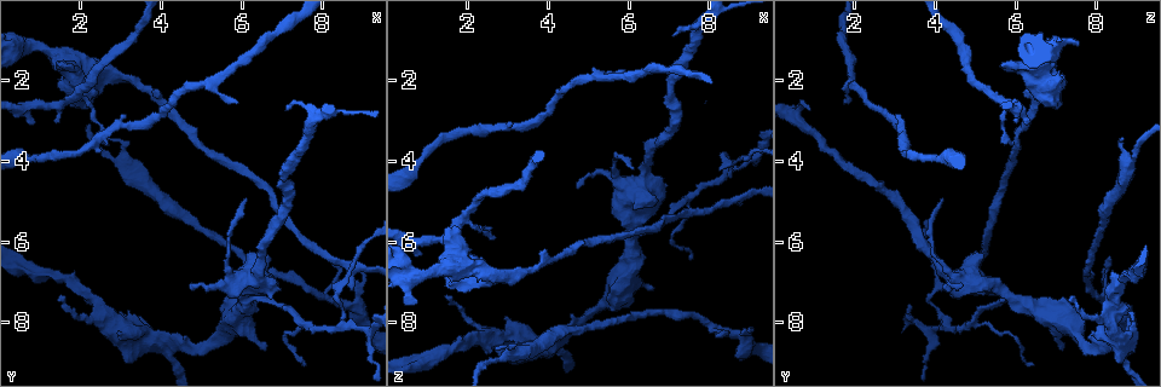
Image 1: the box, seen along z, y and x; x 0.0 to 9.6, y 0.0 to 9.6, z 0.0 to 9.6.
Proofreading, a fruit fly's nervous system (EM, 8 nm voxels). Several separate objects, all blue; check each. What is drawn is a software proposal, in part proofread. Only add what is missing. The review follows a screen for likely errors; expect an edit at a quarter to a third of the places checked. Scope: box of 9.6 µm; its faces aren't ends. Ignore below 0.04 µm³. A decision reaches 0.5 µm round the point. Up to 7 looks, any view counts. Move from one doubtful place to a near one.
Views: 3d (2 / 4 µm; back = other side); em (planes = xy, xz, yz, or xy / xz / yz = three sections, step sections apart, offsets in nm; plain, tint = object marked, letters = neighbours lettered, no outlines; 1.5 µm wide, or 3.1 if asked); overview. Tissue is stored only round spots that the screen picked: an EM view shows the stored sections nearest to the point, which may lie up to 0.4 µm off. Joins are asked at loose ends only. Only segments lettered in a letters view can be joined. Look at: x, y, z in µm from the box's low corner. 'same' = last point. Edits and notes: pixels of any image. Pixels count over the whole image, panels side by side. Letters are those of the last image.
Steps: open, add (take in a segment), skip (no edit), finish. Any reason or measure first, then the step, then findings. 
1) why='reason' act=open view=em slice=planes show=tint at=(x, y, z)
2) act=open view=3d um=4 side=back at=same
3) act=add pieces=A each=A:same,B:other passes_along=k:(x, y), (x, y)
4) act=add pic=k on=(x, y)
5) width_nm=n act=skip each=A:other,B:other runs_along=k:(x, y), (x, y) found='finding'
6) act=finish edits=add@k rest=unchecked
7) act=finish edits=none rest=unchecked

act=open view=3d um=2 at=(1.45, 7.40, 7.30)

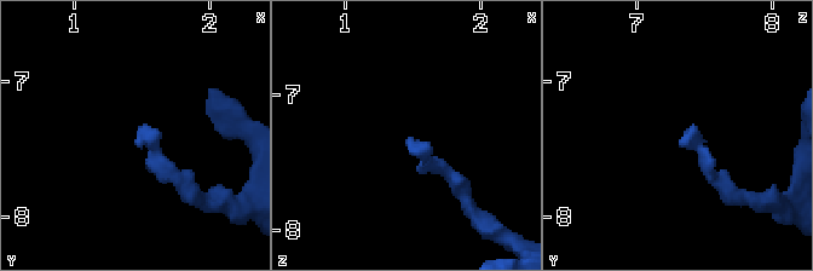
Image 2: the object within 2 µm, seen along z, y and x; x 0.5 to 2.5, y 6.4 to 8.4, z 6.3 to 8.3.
act=open view=em slice=xz step=8 show=tint at=(1.46, 7.46, 7.32)

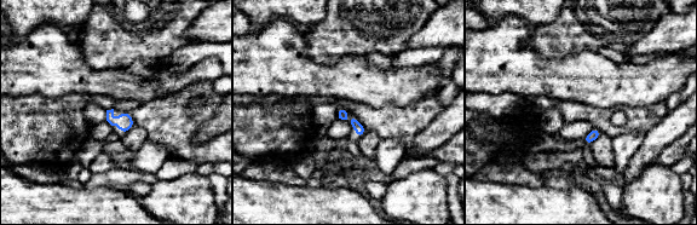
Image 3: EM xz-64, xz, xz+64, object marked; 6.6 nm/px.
why='cut it another way' act=open view=em slice=planes show=letters at=same

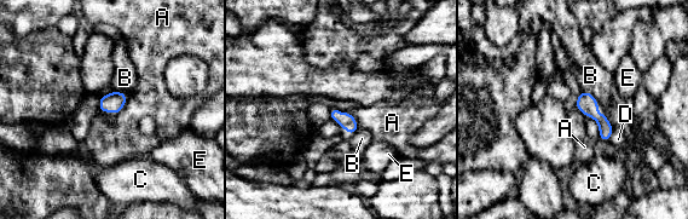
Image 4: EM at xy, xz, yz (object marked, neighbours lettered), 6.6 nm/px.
act=skip each=A:other,B:other,C:other,D:other,E:other border=4:(128, 96), (125, 105), (109, 115) found='no lettered segment goes on from it'

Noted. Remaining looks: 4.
why='an open end' act=open view=3d um=2 at=(0.80, 3.10, 6.30)

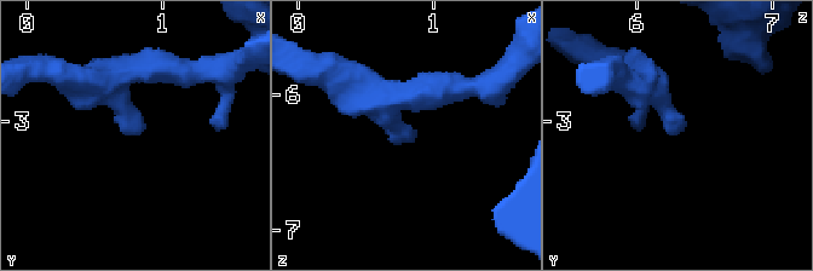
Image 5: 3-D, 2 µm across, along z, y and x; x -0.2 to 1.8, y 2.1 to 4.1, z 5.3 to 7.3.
act=open view=em slice=planes show=letters at=(0.84, 3.10, 6.32)

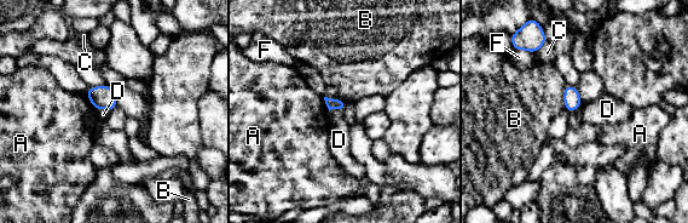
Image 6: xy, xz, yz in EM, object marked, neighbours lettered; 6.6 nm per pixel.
longest_contact=B:180nm act=skip each=A:other,B:other,C:other,D:other,F:other found='none of them fits'

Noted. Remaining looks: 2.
act=finish edits=none rest=unchecked

